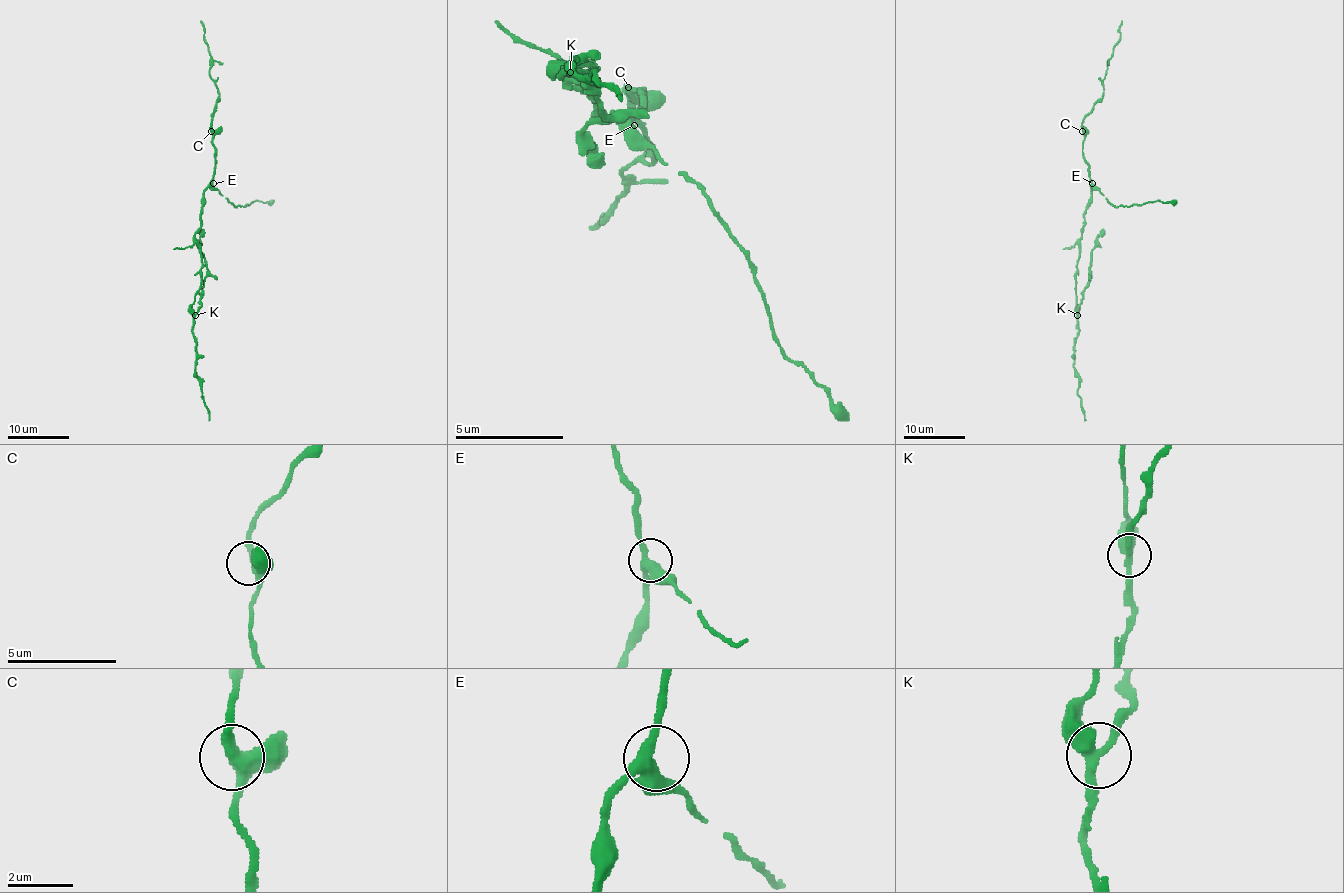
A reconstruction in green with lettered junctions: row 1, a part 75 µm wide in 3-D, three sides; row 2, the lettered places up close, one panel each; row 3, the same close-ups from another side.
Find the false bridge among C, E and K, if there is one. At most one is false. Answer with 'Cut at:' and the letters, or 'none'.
Cut at: K

